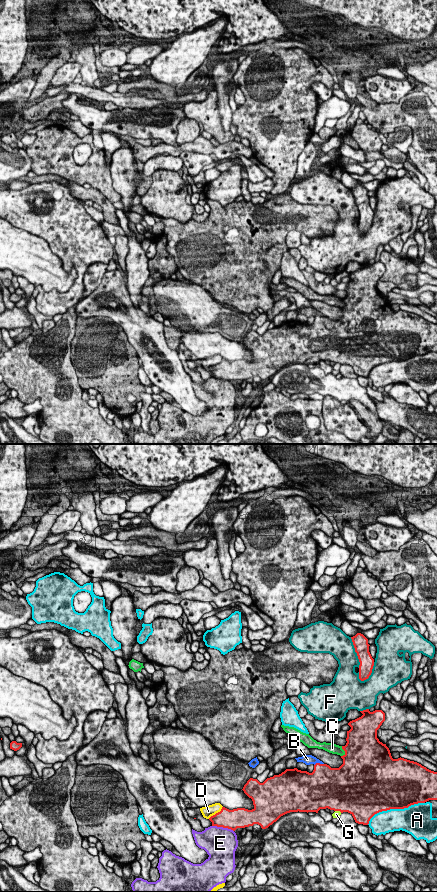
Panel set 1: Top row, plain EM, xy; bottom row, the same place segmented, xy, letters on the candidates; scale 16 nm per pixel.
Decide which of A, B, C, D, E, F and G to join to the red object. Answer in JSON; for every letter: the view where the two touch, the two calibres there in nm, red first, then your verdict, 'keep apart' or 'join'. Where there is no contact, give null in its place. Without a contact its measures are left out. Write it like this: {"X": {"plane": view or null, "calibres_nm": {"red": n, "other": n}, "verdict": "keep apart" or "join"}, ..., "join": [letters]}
{"A": {"plane": "xy", "calibres_nm": {"red": 500, "other": 360}, "verdict": "keep apart"}, "B": {"plane": "xy", "calibres_nm": {"red": 400, "other": 160}, "verdict": "keep apart"}, "C": {"plane": "xy", "calibres_nm": {"red": 480, "other": 160}, "verdict": "keep apart"}, "D": {"plane": "xy", "calibres_nm": {"red": 300, "other": 190}, "verdict": "keep apart"}, "E": {"plane": "xy", "calibres_nm": {"red": 320, "other": 500}, "verdict": "keep apart"}, "F": {"plane": "xy", "calibres_nm": {"red": 220, "other": 480}, "verdict": "keep apart"}, "G": {"plane": "xy", "calibres_nm": {"red": 500, "other": 120}, "verdict": "keep apart"}, "join": []}

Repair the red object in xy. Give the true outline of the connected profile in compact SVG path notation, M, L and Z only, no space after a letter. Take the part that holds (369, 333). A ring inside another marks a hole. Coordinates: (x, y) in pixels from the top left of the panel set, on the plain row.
M366 261L360 264L363 266L361 269L355 272L352 272L348 275L351 281L347 283L346 297L342 298L342 301L345 303L345 306L341 308L341 310L343 311L343 316L339 320L331 320L327 316L316 315L314 317L314 322L312 325L309 325L307 323L301 323L301 322L298 322L297 320L294 320L294 321L286 321L284 324L282 324L279 327L274 327L273 329L267 330L263 335L260 335L257 331L250 330L247 333L247 335L244 337L242 342L249 350L252 351L254 360L252 362L248 362L245 360L237 360L237 361L229 362L225 359L222 359L220 364L216 365L215 367L209 370L209 372L212 374L212 378L228 380L235 383L237 380L245 380L245 379L253 378L254 376L258 376L261 378L262 381L266 381L270 377L272 377L274 374L276 374L281 368L287 365L298 364L298 363L307 364L307 365L308 364L318 365L320 361L326 361L326 360L330 362L334 362L334 363L340 363L341 365L348 364L353 368L356 375L368 377L370 371L379 364L387 363L390 361L404 361L414 356L425 355L429 352L437 352L437 324L429 322L417 314L410 313L401 309L398 311L393 311L391 308L390 302L386 298L386 296L383 296L377 290L377 282L385 273L385 265L382 262L375 262L373 264L370 264L369 261Z

